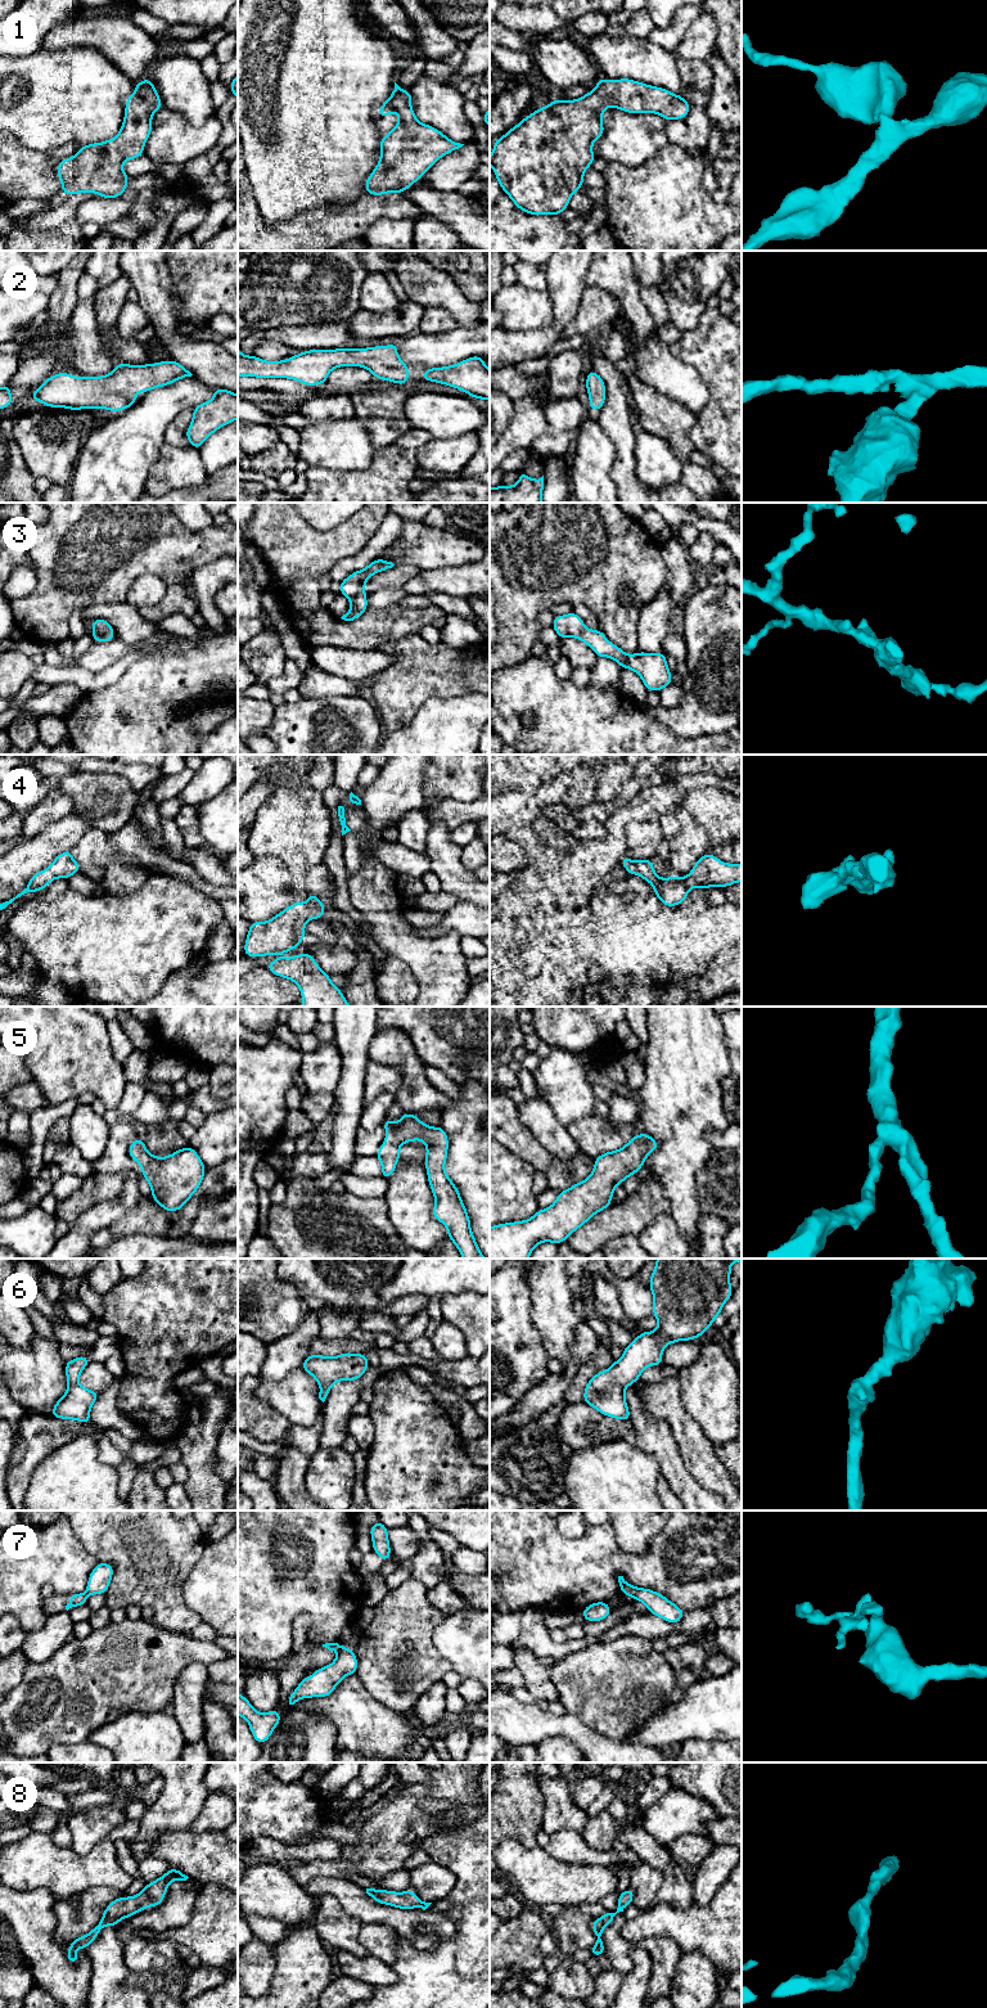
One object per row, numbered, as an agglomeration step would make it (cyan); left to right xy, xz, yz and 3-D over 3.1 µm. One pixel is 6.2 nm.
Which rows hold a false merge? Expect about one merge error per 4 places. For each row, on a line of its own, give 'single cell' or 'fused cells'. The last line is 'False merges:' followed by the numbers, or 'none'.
1: single cell
2: single cell
3: single cell
4: single cell
5: single cell
6: single cell
7: fused cells
8: single cell
False merges: 7

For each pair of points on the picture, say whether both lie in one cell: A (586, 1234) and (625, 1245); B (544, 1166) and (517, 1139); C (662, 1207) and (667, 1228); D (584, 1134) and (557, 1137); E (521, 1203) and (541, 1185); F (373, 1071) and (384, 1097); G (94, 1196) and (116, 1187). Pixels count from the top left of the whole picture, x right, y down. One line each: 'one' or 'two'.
A: two
B: one
C: two
D: two
E: two
F: two
G: one

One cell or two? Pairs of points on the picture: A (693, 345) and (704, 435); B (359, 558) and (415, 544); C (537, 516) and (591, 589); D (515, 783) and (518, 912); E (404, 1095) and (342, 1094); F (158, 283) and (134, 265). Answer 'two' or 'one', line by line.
A: one
B: two
C: one
D: two
E: two
F: one

